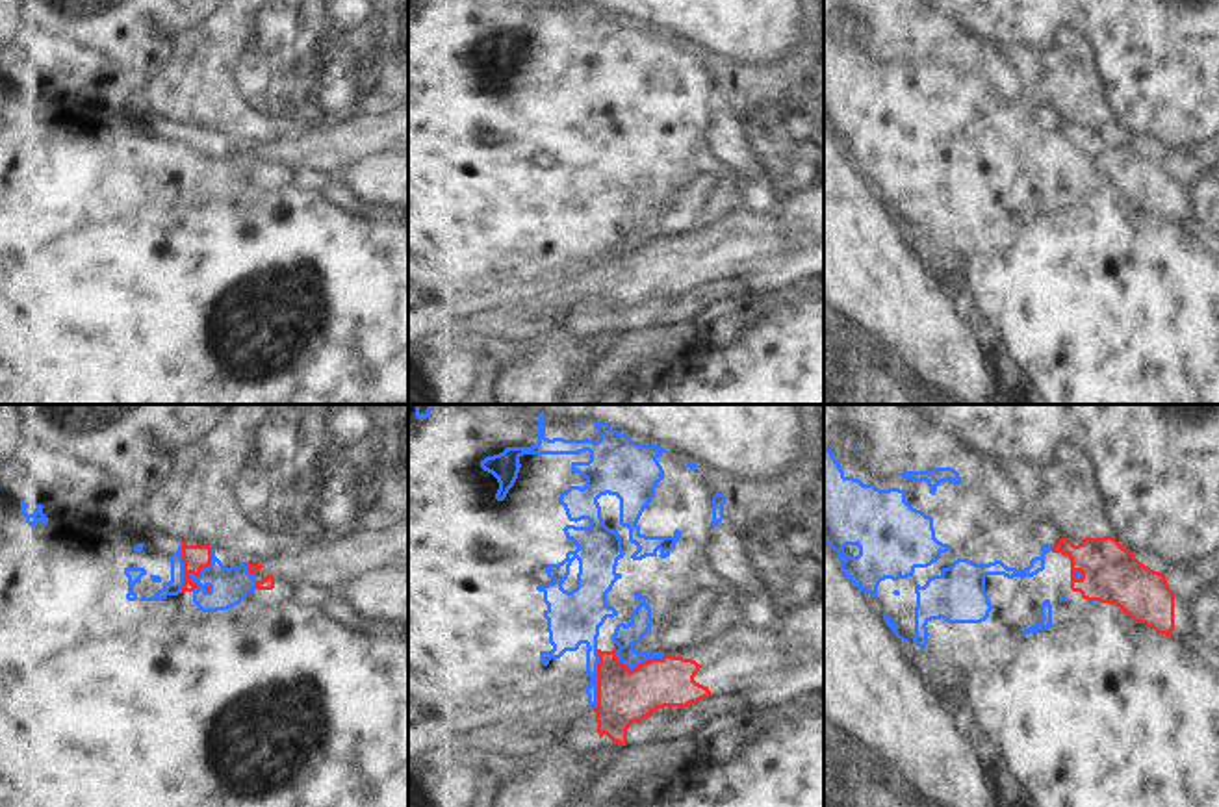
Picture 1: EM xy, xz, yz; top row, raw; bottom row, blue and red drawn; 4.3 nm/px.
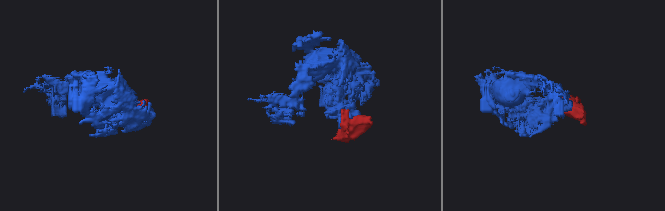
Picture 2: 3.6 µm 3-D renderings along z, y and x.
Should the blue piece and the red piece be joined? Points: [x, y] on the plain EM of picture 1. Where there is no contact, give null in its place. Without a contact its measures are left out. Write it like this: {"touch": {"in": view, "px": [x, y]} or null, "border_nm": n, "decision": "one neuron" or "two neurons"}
{"touch": {"in": "xy", "px": [201, 158]}, "border_nm": 220, "decision": "two neurons"}

